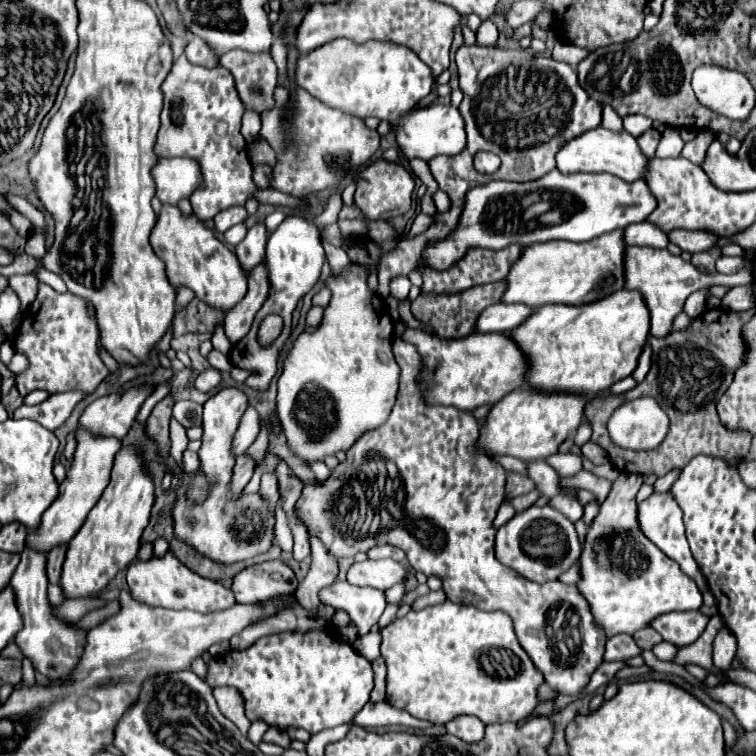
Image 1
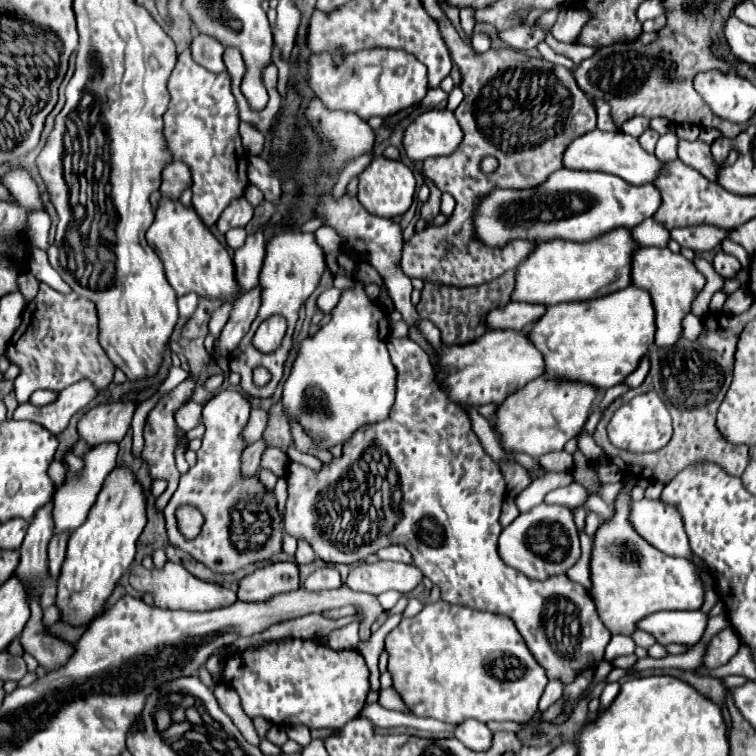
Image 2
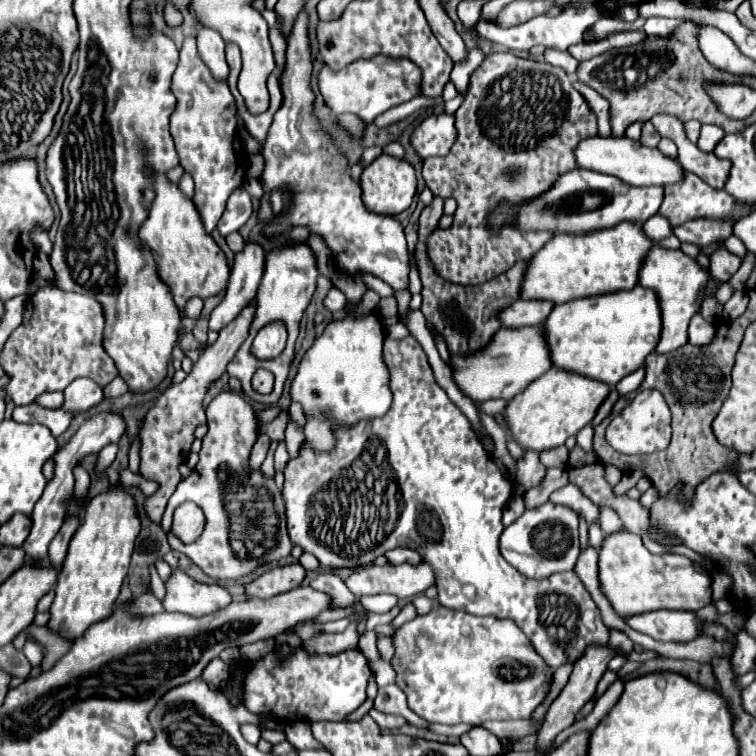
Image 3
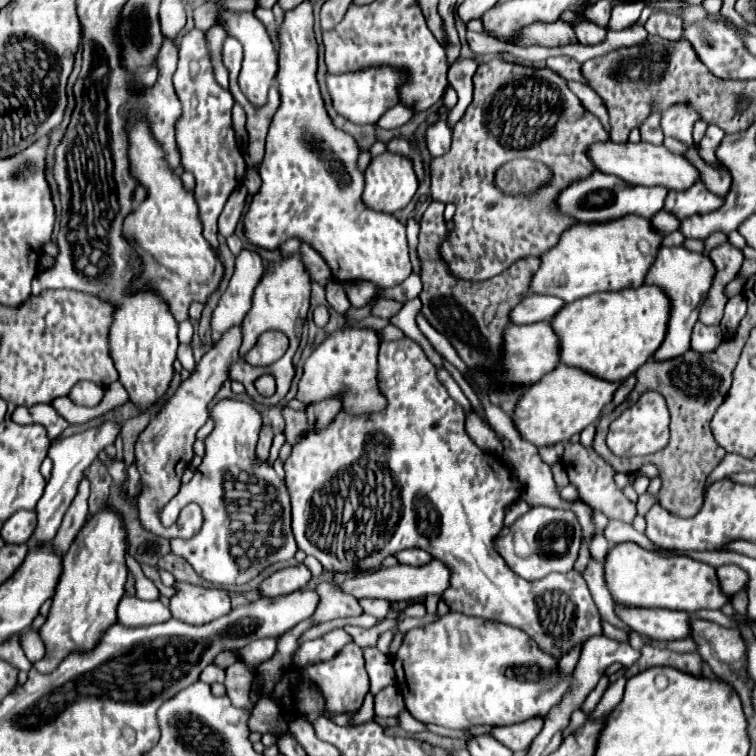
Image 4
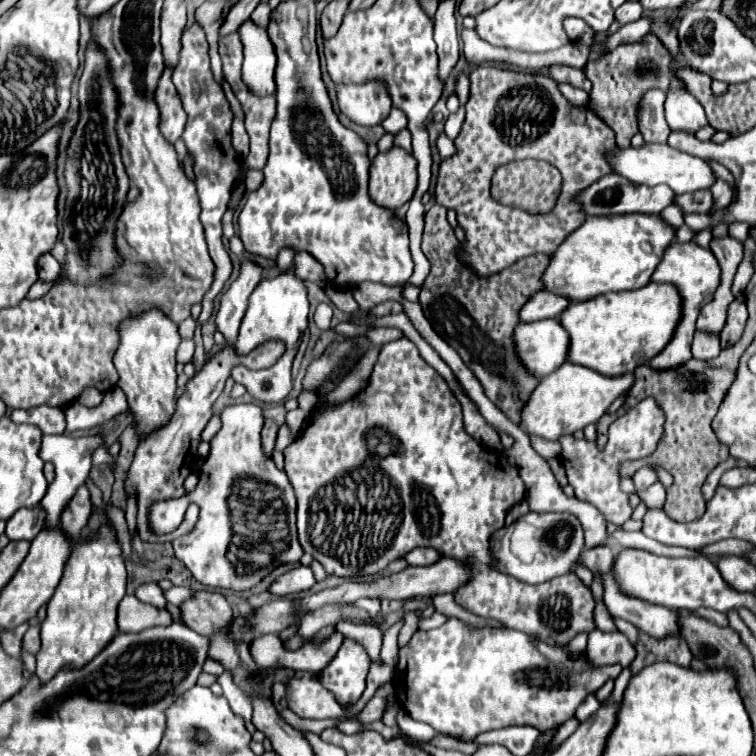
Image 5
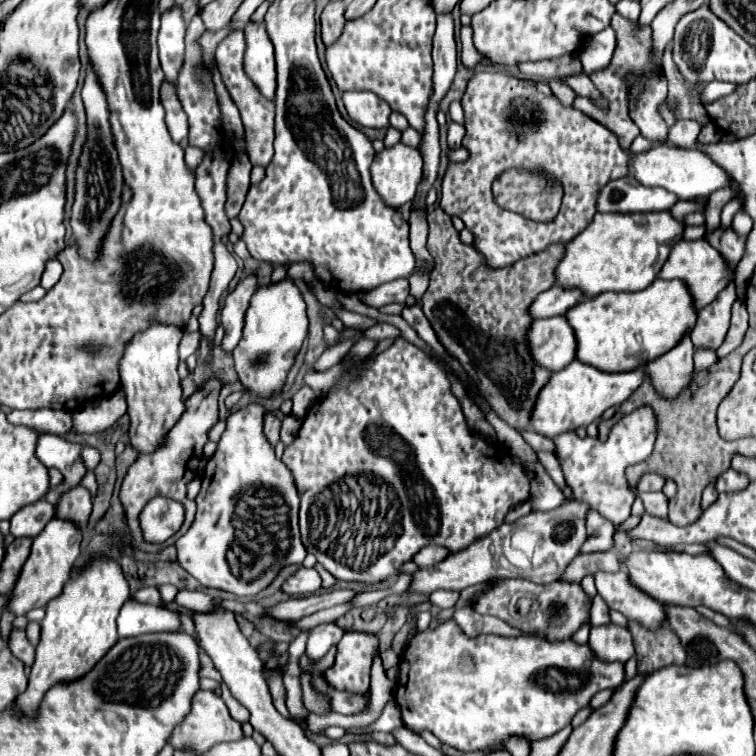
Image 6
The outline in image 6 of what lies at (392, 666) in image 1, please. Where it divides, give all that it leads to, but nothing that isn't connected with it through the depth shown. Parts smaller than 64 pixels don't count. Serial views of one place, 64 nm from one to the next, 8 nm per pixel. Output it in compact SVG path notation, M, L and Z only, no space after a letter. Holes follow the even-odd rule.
M448 620L434 630L416 632L400 658L400 678L394 700L402 710L402 720L410 730L430 730L440 742L460 750L494 750L512 734L540 740L556 734L590 698L604 688L618 688L624 680L624 664L602 662L592 656L588 646L572 640L548 642L542 636L498 636L480 634L468 638L462 628Z

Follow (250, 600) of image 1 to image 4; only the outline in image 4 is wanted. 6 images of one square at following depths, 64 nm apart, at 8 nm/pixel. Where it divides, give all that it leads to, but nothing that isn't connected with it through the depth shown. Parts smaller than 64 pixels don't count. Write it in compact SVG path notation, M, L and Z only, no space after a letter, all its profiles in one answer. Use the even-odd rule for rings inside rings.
M296 564L296 566L288 566L288 568L282 568L274 574L270 574L268 578L262 580L262 584L258 586L260 594L262 596L282 596L282 594L288 594L288 592L296 592L296 590L302 590L308 580L310 580L310 572L304 564Z

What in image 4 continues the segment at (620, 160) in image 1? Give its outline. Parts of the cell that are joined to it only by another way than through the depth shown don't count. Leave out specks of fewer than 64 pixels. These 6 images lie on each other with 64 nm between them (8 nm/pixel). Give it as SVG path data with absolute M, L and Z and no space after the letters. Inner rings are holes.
M594 142L592 146L588 146L586 150L588 160L604 174L614 174L618 178L622 178L626 184L638 184L638 182L652 182L652 184L644 184L644 186L664 186L664 188L676 188L676 190L684 190L688 188L688 184L692 184L692 180L698 180L698 172L694 166L690 166L690 162L680 156L680 154L672 154L668 152L664 146L654 146L654 144L632 144L632 142Z

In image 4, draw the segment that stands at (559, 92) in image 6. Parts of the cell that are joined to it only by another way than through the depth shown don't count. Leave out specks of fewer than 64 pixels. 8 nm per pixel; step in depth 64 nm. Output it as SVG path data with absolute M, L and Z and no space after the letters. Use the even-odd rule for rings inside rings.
M568 82L568 88L580 98L584 108L588 108L594 116L598 116L598 120L604 124L604 128L610 130L610 126L608 126L608 110L604 106L604 100L600 100L600 96L590 86L586 86L582 82Z

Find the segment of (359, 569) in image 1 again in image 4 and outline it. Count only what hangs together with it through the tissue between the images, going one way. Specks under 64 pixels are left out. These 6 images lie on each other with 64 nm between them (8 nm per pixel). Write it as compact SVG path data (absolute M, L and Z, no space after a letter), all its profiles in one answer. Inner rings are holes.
M432 560L424 566L390 566L390 568L378 568L378 570L368 570L368 572L360 572L354 578L348 578L342 586L344 592L352 592L352 596L356 598L388 598L392 602L398 600L416 600L416 598L424 598L428 594L442 594L444 588L448 588L448 580L450 580L450 572L444 564L440 564L438 560Z

